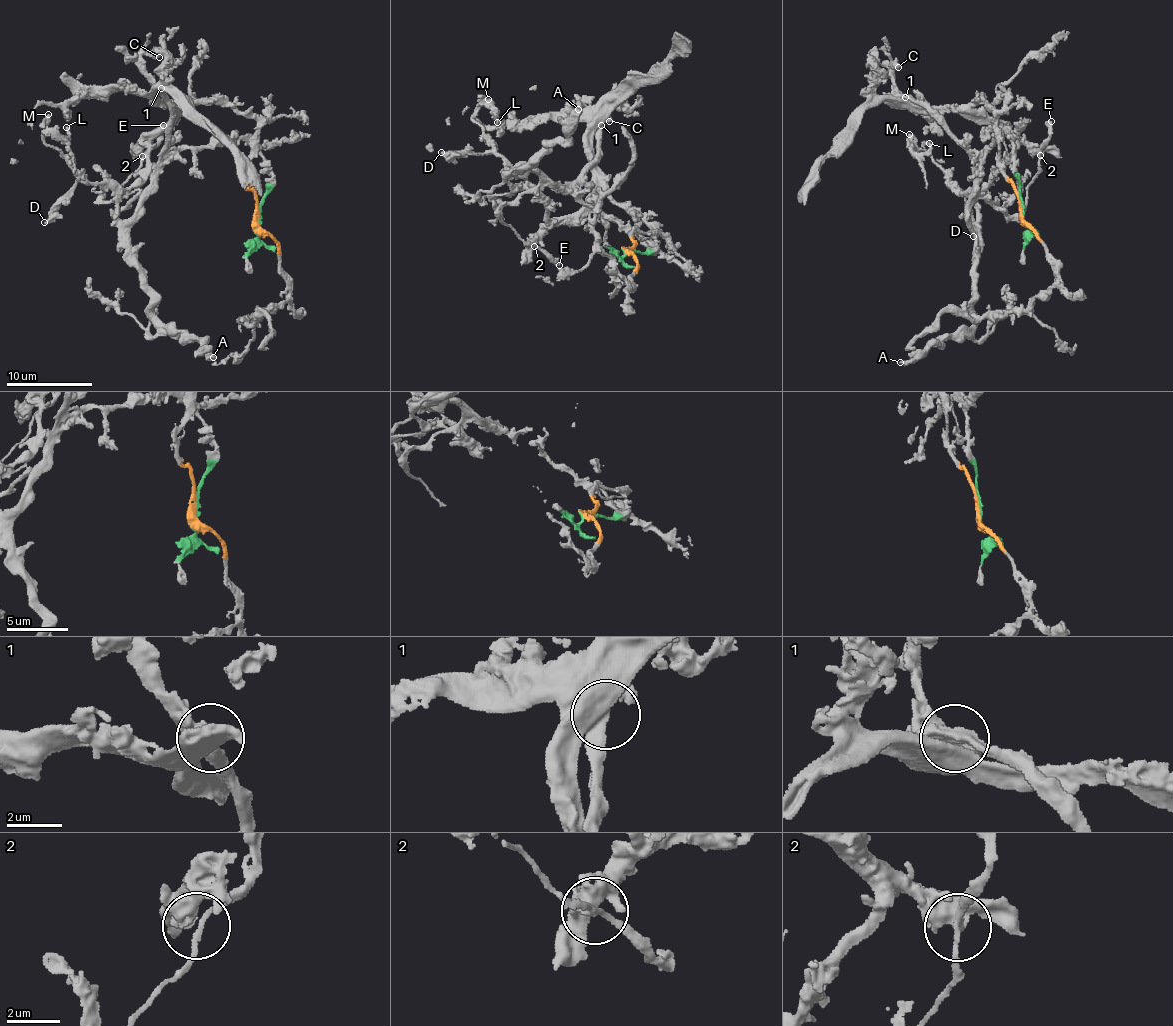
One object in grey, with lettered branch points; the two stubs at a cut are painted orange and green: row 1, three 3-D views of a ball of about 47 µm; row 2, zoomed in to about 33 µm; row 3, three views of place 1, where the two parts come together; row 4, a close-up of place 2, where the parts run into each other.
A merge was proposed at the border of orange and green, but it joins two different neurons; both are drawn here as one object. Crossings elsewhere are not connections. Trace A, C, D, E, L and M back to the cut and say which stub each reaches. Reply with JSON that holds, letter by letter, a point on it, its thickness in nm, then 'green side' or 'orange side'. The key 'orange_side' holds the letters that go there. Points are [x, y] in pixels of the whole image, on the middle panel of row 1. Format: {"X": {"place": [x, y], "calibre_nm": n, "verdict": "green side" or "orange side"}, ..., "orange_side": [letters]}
{"A": {"place": [578, 109], "calibre_nm": 480, "verdict": "green side"}, "C": {"place": [609, 121], "calibre_nm": 320, "verdict": "green side"}, "D": {"place": [441, 152], "calibre_nm": 320, "verdict": "green side"}, "E": {"place": [559, 265], "calibre_nm": 380, "verdict": "green side"}, "L": {"place": [497, 122], "calibre_nm": 200, "verdict": "green side"}, "M": {"place": [488, 99], "calibre_nm": 400, "verdict": "green side"}, "orange_side": []}

